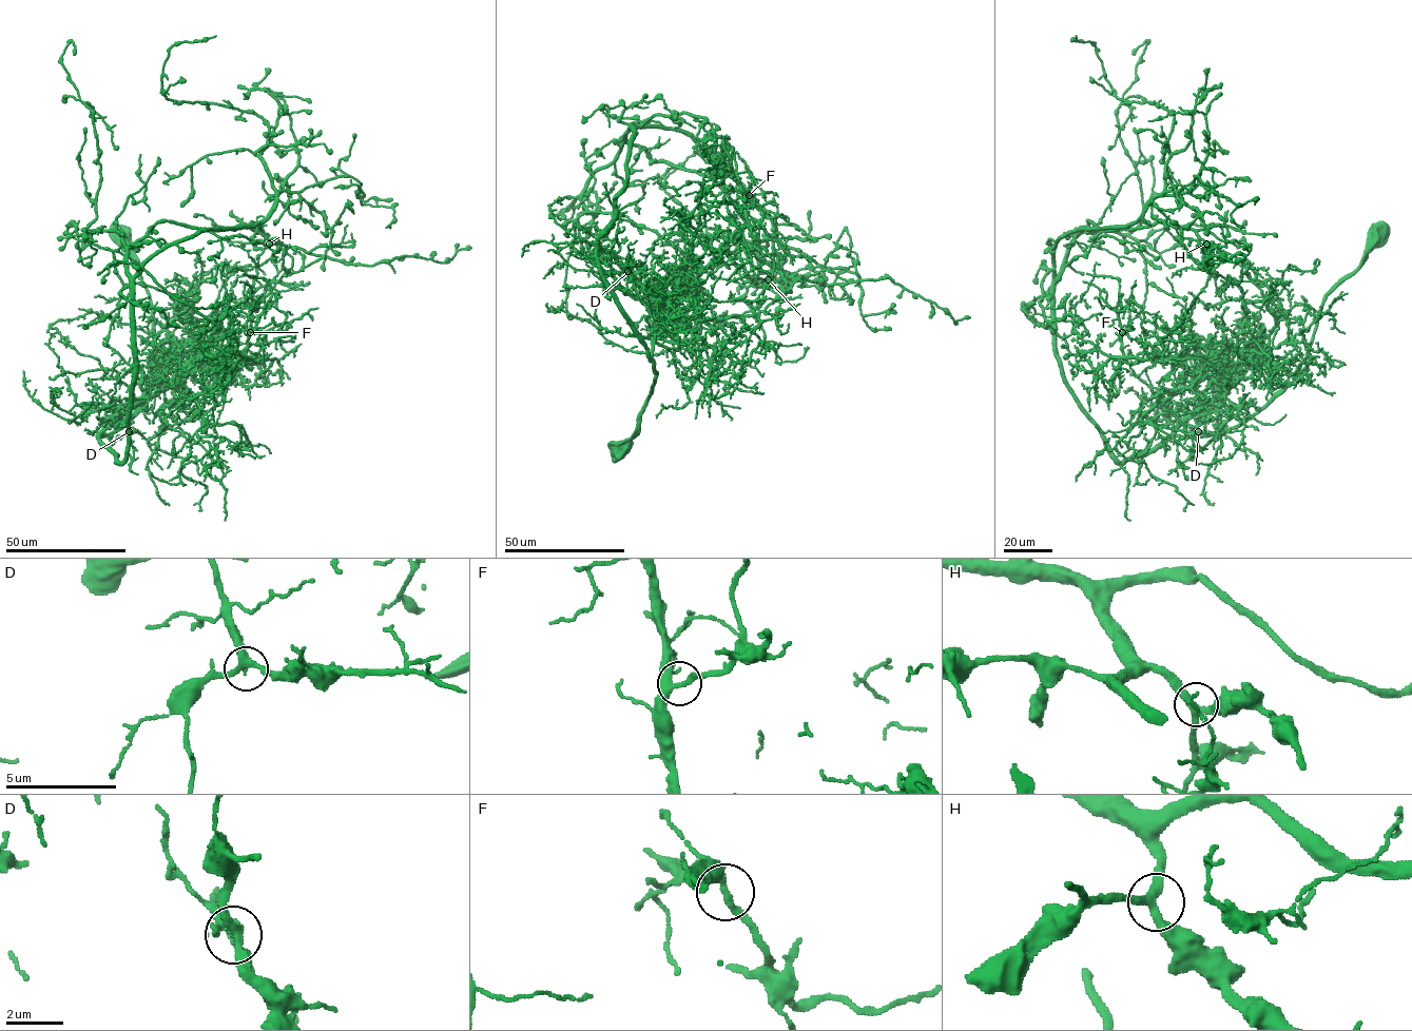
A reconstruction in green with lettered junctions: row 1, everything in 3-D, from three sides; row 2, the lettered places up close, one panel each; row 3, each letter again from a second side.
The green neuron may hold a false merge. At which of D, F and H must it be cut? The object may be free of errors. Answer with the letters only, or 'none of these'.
none of these

